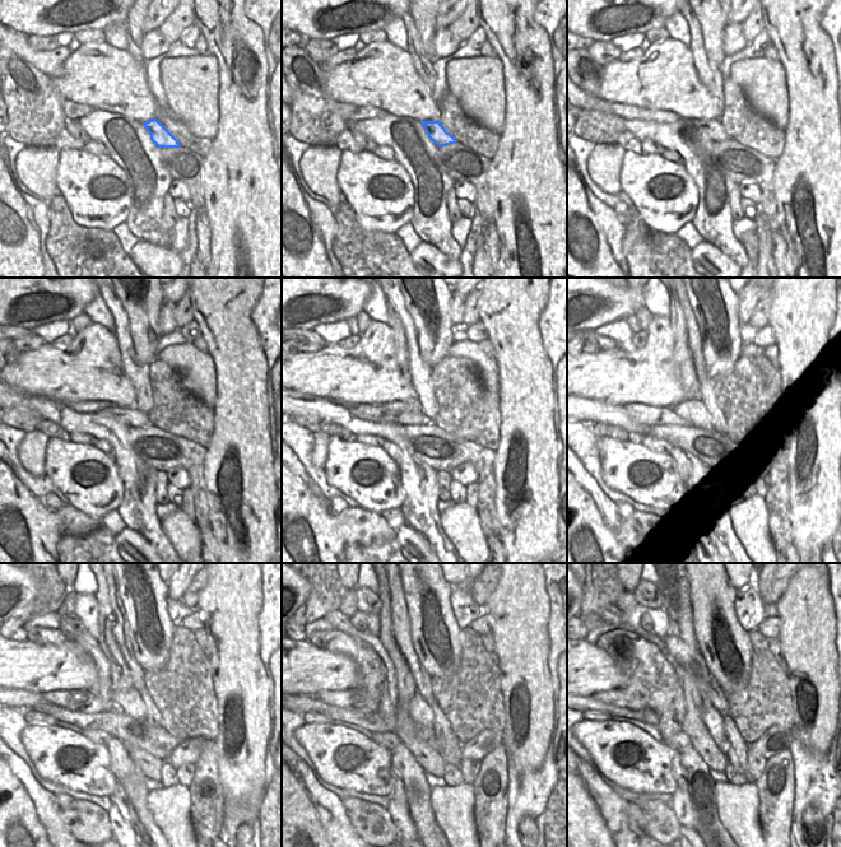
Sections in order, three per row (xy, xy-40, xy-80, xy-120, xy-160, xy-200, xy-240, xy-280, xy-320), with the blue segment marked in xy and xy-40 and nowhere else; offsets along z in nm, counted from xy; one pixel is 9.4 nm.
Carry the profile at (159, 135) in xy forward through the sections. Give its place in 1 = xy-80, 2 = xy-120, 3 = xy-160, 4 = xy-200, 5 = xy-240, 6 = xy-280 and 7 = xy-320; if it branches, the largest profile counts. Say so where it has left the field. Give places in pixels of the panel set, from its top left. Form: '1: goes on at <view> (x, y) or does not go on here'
1: goes on at xy-80 (714, 129)
2: goes on at xy-120 (131, 417)
3: goes on at xy-160 (395, 412)
4: goes on at xy-200 (678, 414)
5: goes on at xy-240 (86, 702)
6: goes on at xy-280 (343, 698)
7: goes on at xy-320 (617, 697)

